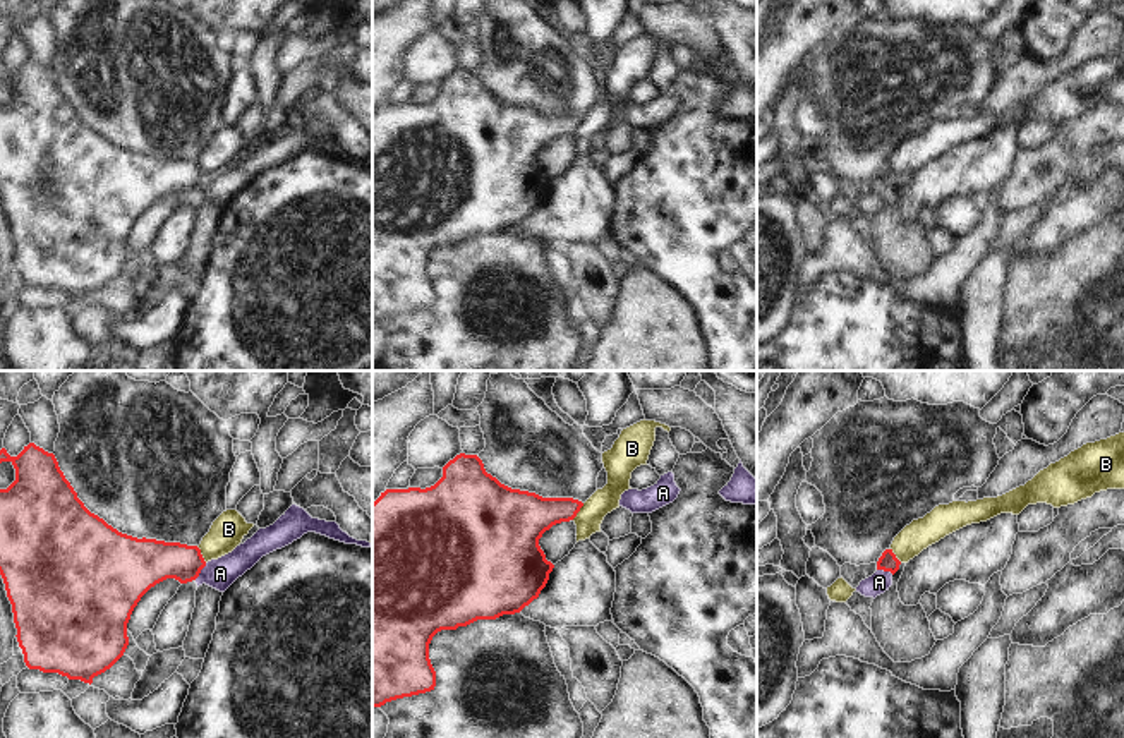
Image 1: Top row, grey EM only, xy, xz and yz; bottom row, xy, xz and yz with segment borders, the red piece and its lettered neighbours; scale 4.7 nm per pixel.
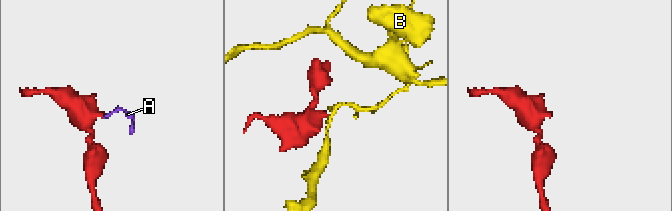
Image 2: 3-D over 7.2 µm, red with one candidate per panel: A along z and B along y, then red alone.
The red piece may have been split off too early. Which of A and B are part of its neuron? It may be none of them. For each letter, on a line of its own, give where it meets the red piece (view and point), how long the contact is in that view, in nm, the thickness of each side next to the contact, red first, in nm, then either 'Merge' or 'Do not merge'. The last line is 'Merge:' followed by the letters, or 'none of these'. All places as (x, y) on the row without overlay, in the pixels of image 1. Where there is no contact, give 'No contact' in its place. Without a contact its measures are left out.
A: Touches red at xy (199, 187). Shared border 100 nm. Thickness 220 nm (red) against 150 nm. Merge
B: Touches red at xy (201, 170). Shared border 90 nm. Thickness 220 nm (red) against 160 nm. Do not merge
Merge: A.

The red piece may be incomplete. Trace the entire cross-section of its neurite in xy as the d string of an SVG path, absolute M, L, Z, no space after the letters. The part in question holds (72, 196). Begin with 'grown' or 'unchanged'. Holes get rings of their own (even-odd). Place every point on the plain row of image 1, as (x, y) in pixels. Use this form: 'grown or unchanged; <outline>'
grown; M29 58L17 72L0 65L0 79L10 77L15 84L15 96L0 105L0 191L7 213L12 220L17 257L29 285L58 288L69 295L93 299L93 293L110 285L129 261L127 239L141 213L156 199L175 194L180 199L206 199L225 208L239 192L251 185L263 172L281 165L307 148L329 154L372 163L367 156L357 156L340 144L336 137L312 134L304 124L292 120L273 141L259 144L251 154L232 168L204 177L197 161L165 158L156 154L137 154L118 148L103 134L91 129L77 113L77 108L65 94L53 69Z

